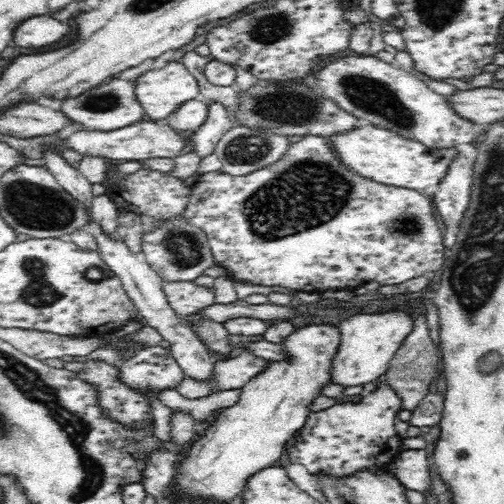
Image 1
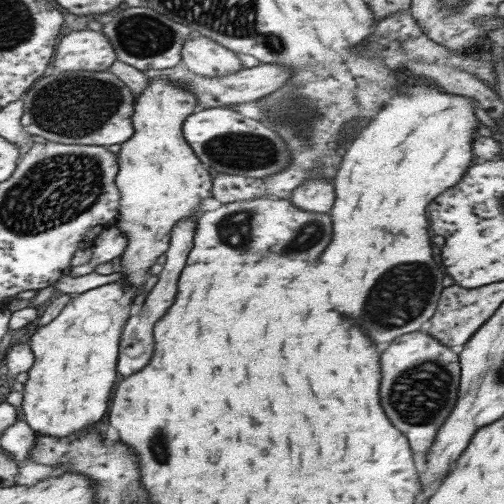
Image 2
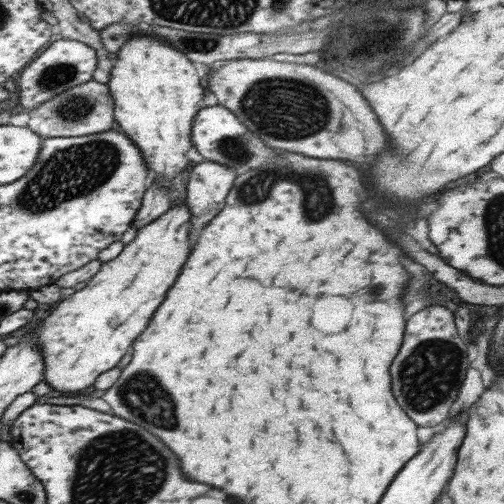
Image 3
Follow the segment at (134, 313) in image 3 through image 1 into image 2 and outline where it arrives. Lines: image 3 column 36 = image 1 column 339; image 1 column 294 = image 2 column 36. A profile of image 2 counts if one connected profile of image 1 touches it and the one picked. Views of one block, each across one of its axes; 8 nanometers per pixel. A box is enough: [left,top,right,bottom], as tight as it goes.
[19,282,137,438]

